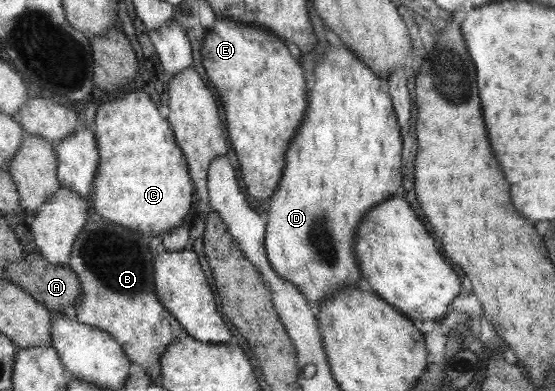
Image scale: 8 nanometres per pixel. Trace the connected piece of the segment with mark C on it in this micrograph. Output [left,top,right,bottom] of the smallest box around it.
[91,90,192,235]

